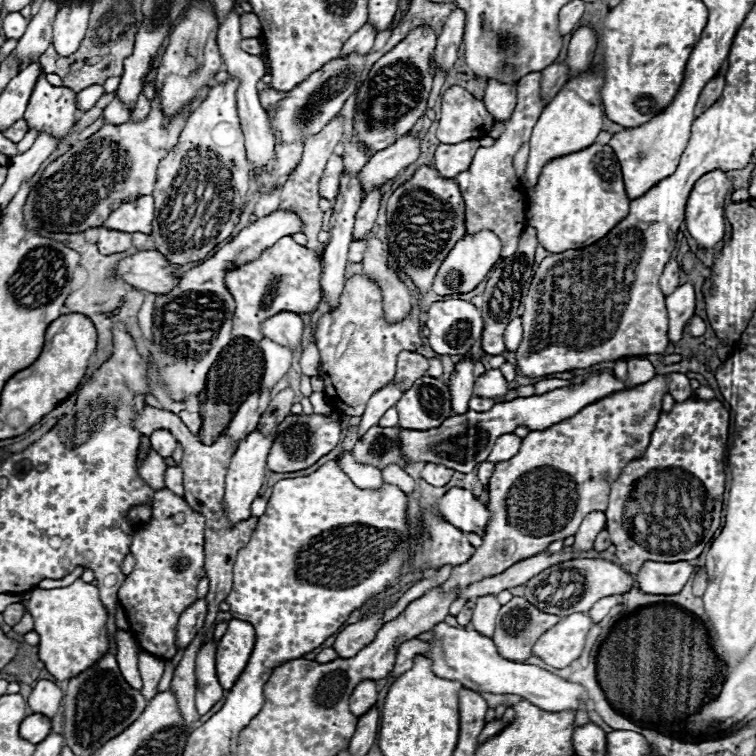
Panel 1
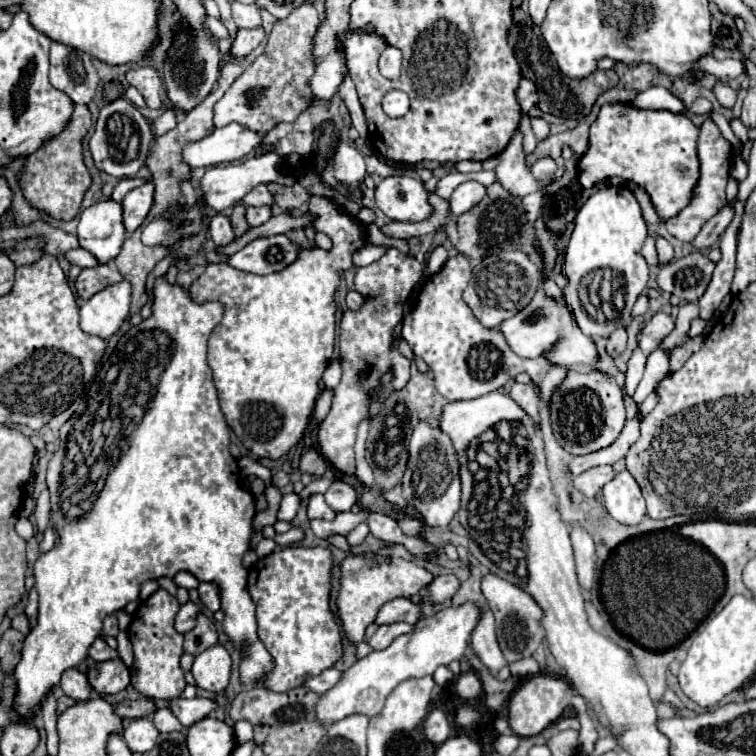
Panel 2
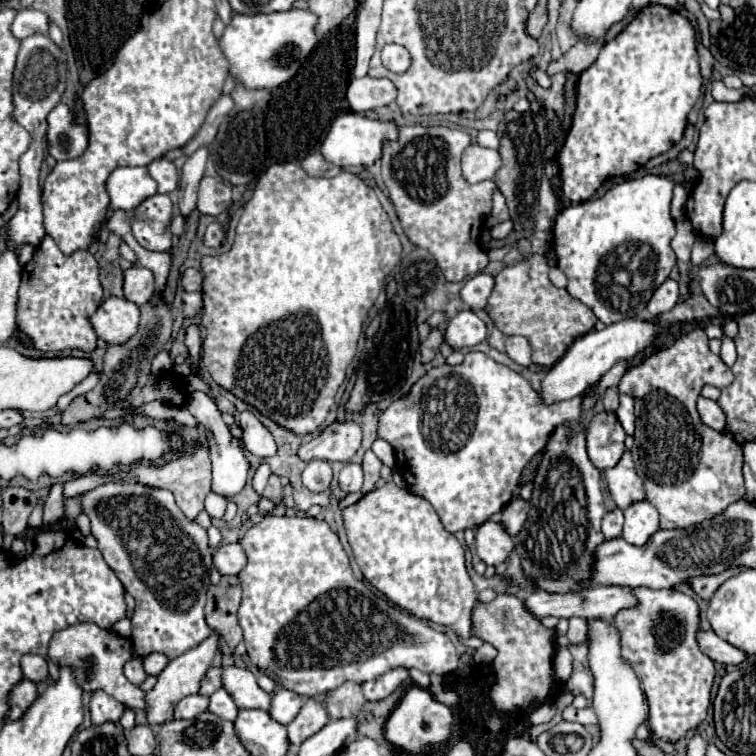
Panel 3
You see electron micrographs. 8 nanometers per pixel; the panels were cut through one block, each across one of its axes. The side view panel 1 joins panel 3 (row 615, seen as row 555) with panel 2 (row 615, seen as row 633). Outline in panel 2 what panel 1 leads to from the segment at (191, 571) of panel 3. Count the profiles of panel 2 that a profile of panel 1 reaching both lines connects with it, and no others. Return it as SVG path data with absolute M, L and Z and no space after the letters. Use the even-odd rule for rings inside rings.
M158 588L146 602L146 608L138 608L134 620L128 628L128 638L134 648L134 678L132 684L148 698L154 700L172 700L180 696L186 686L184 670L180 658L184 654L184 634L174 628L174 618L178 614L180 602L176 596L168 594L164 588Z

